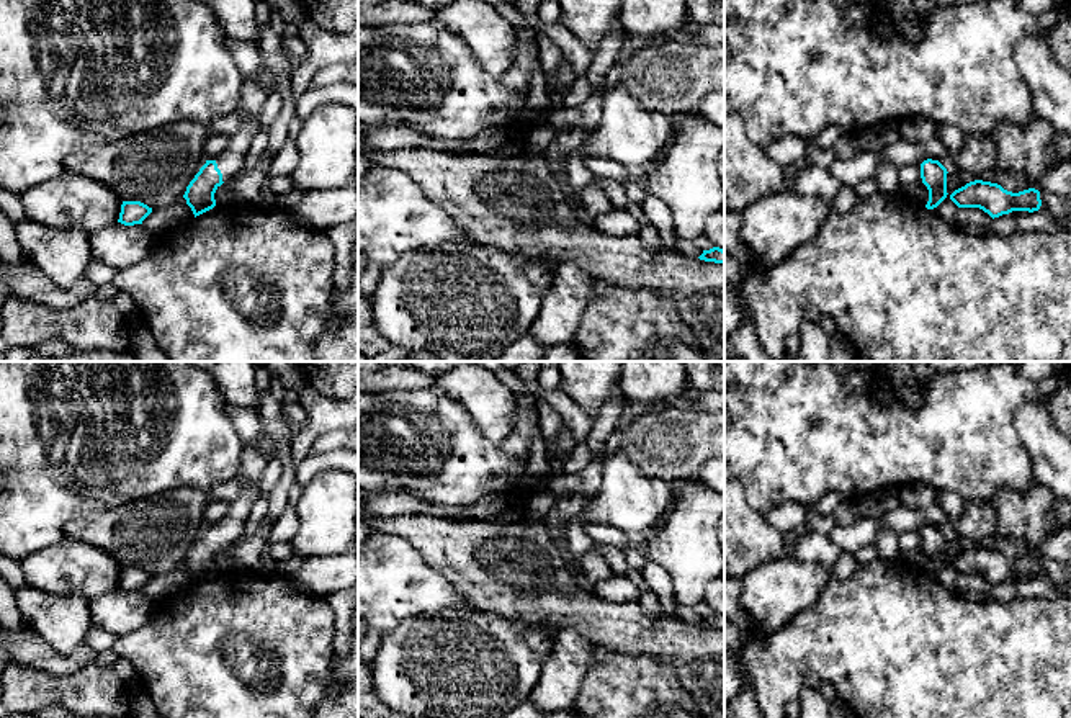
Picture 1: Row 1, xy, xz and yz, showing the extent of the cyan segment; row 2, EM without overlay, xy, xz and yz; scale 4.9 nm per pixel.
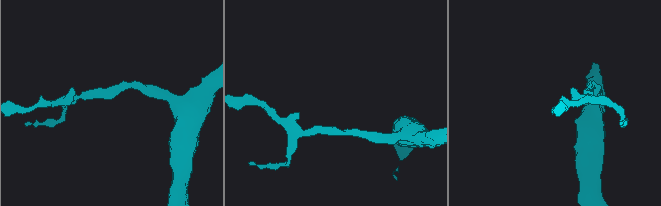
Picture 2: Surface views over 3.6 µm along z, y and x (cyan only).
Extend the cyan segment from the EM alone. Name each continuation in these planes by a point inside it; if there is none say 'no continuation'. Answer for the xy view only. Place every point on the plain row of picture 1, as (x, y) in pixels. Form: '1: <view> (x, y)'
1: xy (246, 422)

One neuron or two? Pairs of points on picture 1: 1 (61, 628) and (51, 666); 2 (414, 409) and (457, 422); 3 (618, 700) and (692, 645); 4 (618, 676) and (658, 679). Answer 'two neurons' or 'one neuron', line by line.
1: two neurons
2: one neuron
3: two neurons
4: one neuron

